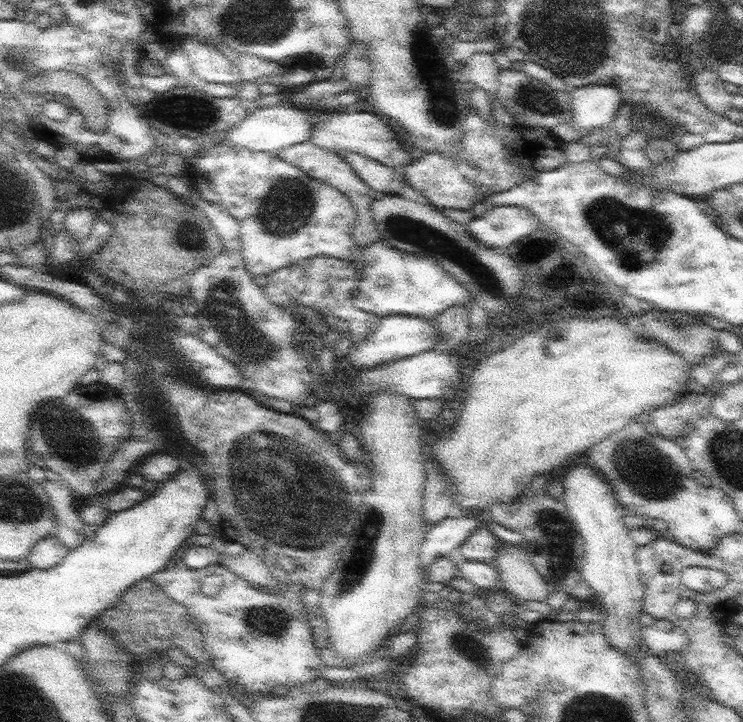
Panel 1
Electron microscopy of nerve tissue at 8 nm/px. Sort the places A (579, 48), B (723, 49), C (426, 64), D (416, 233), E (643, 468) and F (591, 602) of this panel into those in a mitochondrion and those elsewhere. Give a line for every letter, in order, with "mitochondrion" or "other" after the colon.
A: mitochondrion
B: mitochondrion
C: mitochondrion
D: mitochondrion
E: mitochondrion
F: other

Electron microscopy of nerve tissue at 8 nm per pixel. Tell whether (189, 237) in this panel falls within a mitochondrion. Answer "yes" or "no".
yes

